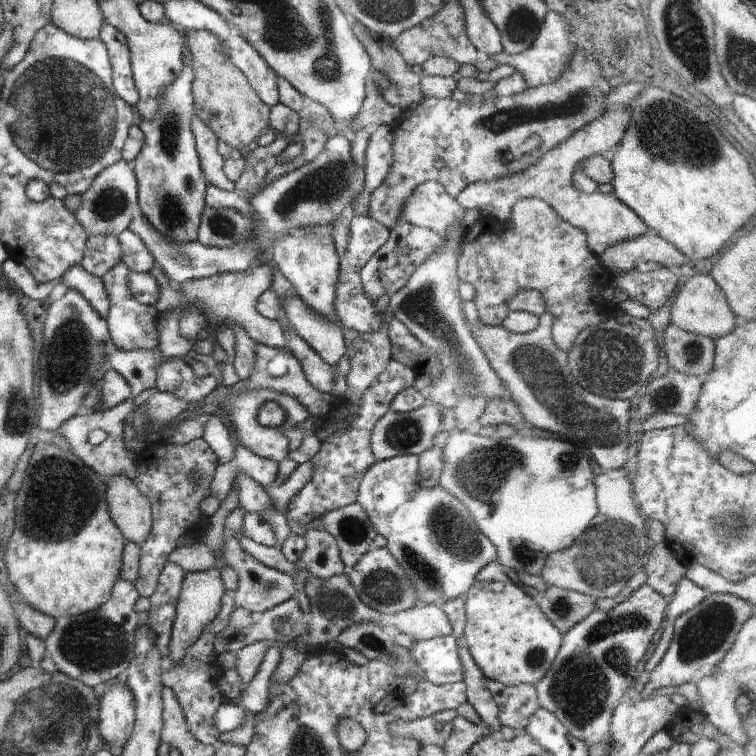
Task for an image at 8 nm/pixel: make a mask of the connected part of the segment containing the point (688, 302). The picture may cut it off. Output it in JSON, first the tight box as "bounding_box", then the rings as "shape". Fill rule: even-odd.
{"bounding_box":[670,274,734,340],"shape":[[[695,274],[688,278],[672,304],[670,323],[682,330],[704,334],[713,340],[730,334],[734,330],[734,314],[728,305],[724,292],[709,274]]]}

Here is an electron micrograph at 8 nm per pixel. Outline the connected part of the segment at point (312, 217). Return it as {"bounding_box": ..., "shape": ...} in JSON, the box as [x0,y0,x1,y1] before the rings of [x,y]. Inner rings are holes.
{"bounding_box":[74,64,366,428],"shape":[[[184,64],[183,68],[177,71],[174,82],[170,82],[164,94],[160,96],[156,116],[152,120],[138,118],[138,128],[144,134],[144,146],[132,165],[121,159],[106,166],[92,180],[90,188],[81,195],[82,205],[74,216],[89,236],[118,236],[128,229],[144,242],[144,246],[152,254],[156,265],[150,270],[150,274],[160,288],[158,300],[152,307],[159,313],[156,320],[158,349],[165,359],[179,359],[193,349],[196,341],[182,337],[178,322],[188,306],[196,306],[210,316],[212,324],[226,322],[230,325],[236,344],[244,340],[244,332],[257,343],[254,372],[248,376],[244,386],[252,390],[274,390],[296,398],[300,405],[308,410],[310,418],[304,424],[308,428],[310,422],[317,422],[318,419],[329,416],[336,400],[332,398],[333,394],[318,392],[310,386],[300,362],[292,352],[284,348],[287,340],[284,334],[288,337],[288,330],[292,329],[288,324],[284,300],[297,296],[297,293],[292,282],[276,268],[276,262],[272,258],[272,244],[284,234],[313,229],[328,230],[339,216],[342,216],[344,208],[352,207],[356,198],[366,189],[364,166],[358,166],[354,162],[350,137],[345,133],[326,138],[320,155],[311,162],[299,158],[292,160],[290,164],[276,164],[272,170],[266,169],[264,160],[256,162],[256,166],[250,166],[251,151],[242,146],[238,148],[238,152],[244,159],[244,169],[235,184],[236,191],[227,193],[216,188],[214,184],[207,183],[204,177],[191,130],[192,118],[195,116],[194,80],[194,70],[190,65]],[[251,211],[256,214],[256,218],[247,216]],[[268,288],[272,288],[278,296],[278,321],[267,320],[255,308],[258,298]]]}

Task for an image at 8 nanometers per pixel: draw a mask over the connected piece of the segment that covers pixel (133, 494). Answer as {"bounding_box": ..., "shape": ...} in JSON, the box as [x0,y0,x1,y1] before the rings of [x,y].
{"bounding_box":[106,476,152,545],"shape":[[[114,476],[107,484],[106,501],[110,517],[127,542],[141,545],[152,530],[152,510],[146,496],[138,492],[132,479]]]}

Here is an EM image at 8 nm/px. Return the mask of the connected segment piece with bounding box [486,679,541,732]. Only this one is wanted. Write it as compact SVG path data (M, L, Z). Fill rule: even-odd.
M488 679L486 688L498 706L498 720L501 725L510 726L517 731L524 731L528 724L528 716L540 707L536 688L532 684L505 686L500 682Z

